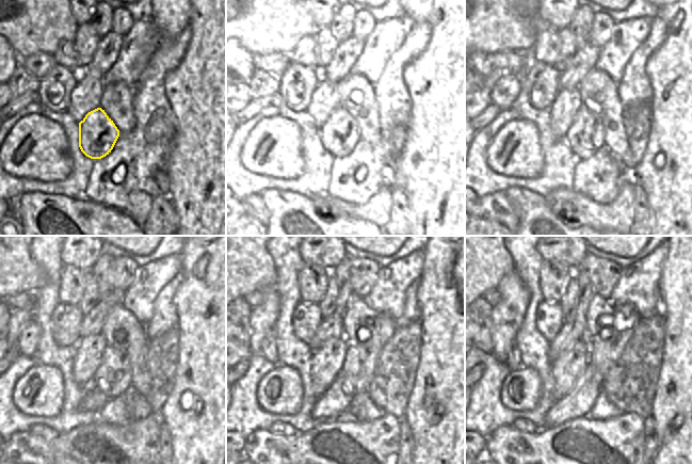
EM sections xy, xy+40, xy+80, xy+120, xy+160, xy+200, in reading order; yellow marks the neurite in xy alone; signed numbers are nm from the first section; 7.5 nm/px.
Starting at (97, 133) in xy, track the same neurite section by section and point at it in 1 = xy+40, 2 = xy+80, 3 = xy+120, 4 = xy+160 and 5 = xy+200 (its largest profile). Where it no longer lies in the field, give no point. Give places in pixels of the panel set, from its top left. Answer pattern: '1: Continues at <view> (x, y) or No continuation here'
1: Continues at xy+40 (339, 134)
2: Continues at xy+80 (584, 137)
3: Continues at xy+120 (113, 377)
4: Continues at xy+160 (358, 364)
5: Continues at xy+200 (602, 356)

